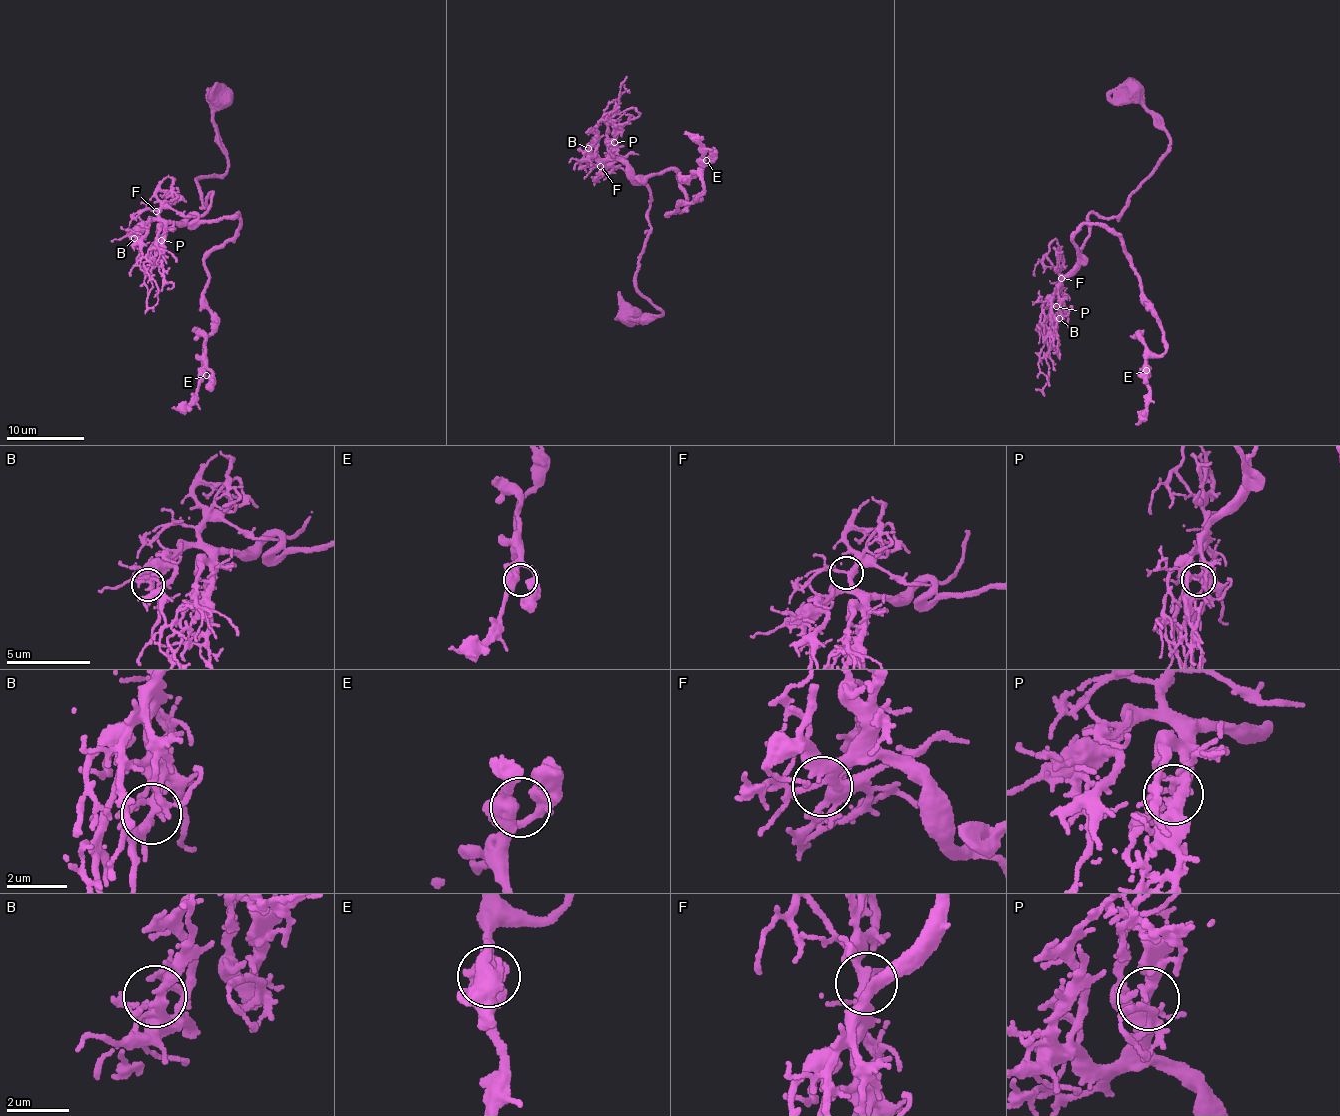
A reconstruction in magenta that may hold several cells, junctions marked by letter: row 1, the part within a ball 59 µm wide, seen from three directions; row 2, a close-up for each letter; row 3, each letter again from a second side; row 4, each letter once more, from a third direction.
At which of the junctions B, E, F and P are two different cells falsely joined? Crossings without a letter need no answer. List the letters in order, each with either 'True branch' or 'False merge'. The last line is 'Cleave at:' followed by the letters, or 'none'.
B: True branch
E: True branch
F: True branch
P: True branch
Cleave at: none

